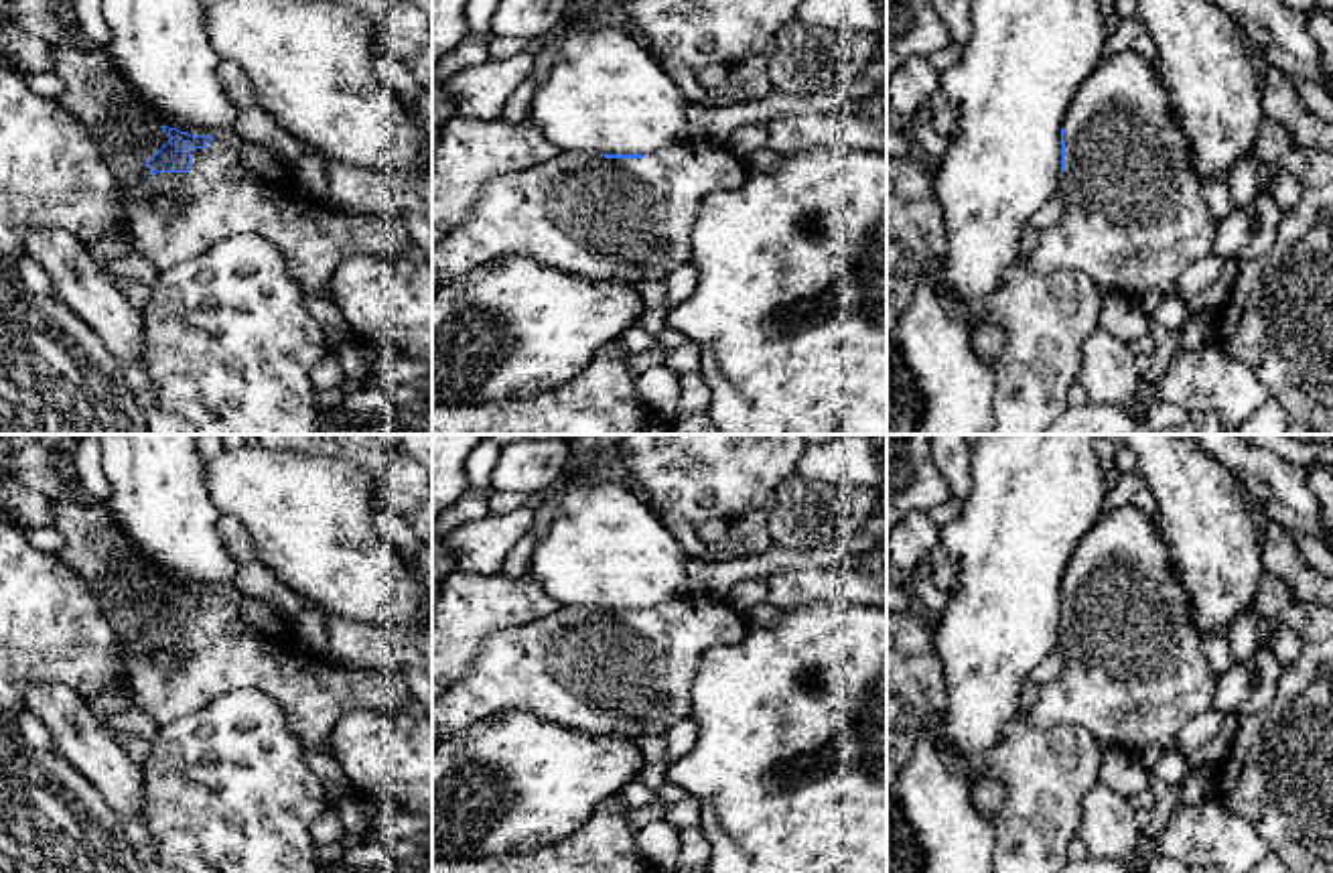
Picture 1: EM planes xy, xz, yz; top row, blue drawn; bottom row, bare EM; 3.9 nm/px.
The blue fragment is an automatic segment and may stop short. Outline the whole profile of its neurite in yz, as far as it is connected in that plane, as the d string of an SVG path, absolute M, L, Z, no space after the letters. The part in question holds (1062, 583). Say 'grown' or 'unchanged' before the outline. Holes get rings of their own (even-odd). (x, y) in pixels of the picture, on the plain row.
grown | M1132 503L1098 516L1073 550L1061 583L1057 646L1065 666L1041 686L1027 711L1037 729L1079 725L1104 749L1126 749L1138 757L1150 745L1171 749L1181 729L1211 709L1217 676L1189 619L1189 597L1173 570L1156 520Z

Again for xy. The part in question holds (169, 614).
grown | M57 449L53 465L63 485L51 499L53 528L65 540L55 556L69 564L99 599L124 648L122 680L130 686L134 707L150 715L158 727L197 715L233 690L256 688L278 702L290 733L304 747L327 747L333 727L345 713L353 709L394 713L414 698L398 670L335 666L319 656L306 658L292 637L292 627L264 599L235 587L213 593L162 581L118 528L108 503L75 491L73 459L65 459ZM156 652L174 652L181 666L158 668L152 662Z

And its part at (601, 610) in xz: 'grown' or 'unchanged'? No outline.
grown

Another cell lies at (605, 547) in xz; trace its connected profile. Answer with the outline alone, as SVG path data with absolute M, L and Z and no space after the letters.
M564 477L556 516L540 538L528 575L562 607L651 609L690 595L688 556L655 512L635 495L633 485L592 477L576 483Z

